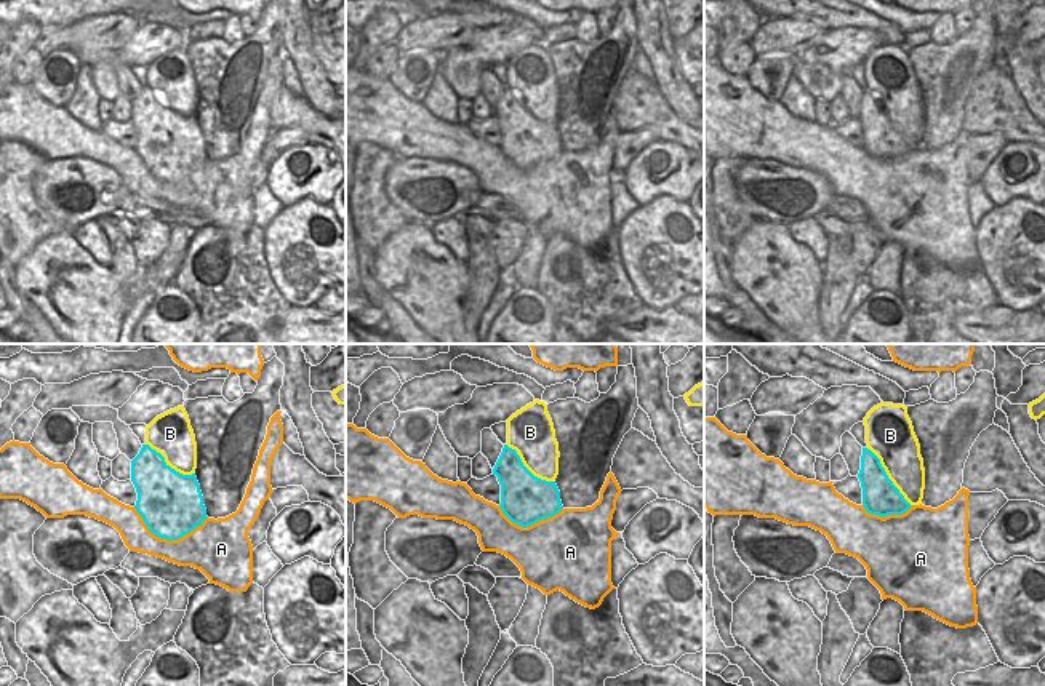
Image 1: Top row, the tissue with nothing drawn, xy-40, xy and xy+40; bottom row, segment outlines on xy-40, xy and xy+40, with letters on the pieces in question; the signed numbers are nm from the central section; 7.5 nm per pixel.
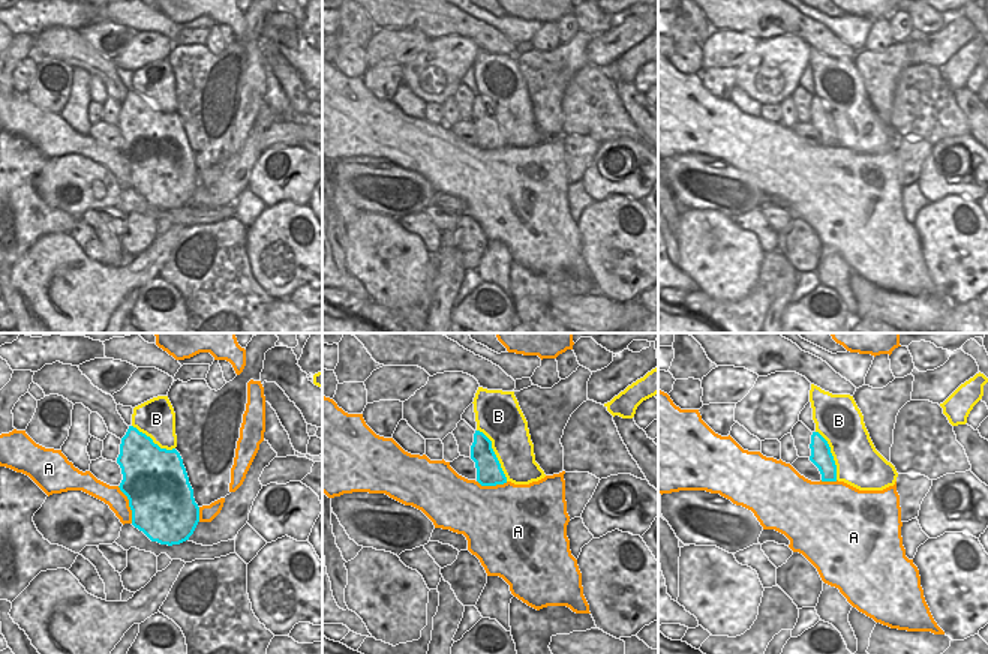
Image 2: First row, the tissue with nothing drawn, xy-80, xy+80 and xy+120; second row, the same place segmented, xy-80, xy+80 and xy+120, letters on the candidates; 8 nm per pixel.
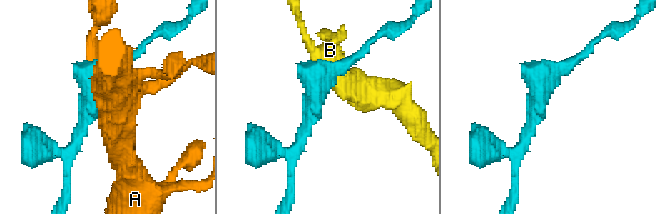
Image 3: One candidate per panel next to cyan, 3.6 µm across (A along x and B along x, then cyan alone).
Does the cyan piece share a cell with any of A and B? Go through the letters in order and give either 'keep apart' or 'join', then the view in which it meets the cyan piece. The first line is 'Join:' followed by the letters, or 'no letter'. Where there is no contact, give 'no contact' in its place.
Join: no letter
A: keep apart; contact in xy-40
B: keep apart; contact in xy+40

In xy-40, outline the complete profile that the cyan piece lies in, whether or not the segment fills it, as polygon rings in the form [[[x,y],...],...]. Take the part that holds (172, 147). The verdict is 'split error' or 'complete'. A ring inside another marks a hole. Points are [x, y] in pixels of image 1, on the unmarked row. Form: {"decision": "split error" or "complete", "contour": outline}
{"decision": "complete", "contour": [[[149,86],[131,102],[131,123],[138,134],[134,150],[160,181],[178,182],[208,160],[195,115],[176,114]]]}

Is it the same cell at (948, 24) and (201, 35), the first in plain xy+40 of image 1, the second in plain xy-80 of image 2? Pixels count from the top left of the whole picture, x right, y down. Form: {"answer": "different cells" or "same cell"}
{"answer": "different cells"}

